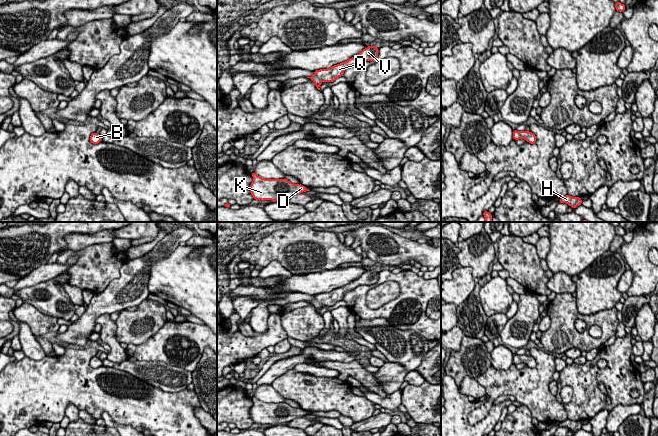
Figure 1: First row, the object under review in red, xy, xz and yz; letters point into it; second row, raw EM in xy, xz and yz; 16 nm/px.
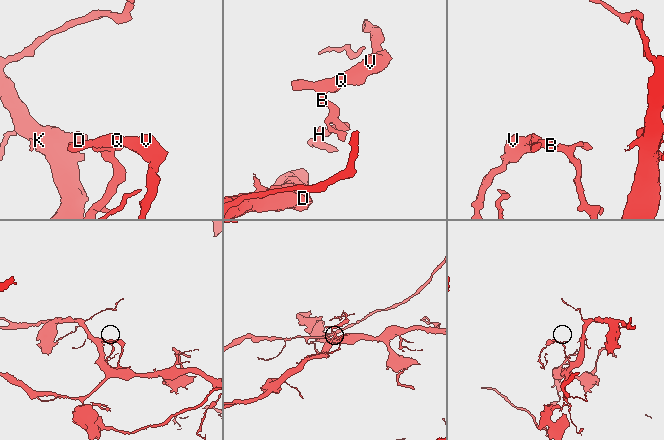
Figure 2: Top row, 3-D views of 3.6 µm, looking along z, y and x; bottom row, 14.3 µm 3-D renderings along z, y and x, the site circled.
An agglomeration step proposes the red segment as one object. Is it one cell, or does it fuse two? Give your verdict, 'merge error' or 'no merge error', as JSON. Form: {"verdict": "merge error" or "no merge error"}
{"verdict": "no merge error"}

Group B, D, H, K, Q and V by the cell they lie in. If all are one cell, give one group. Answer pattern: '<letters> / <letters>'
B D H K Q V

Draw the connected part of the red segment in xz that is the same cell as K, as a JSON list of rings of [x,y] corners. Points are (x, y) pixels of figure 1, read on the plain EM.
[[[252,396],[253,406],[250,416],[256,424],[271,424],[273,426],[291,422],[296,418],[310,415],[301,408],[294,408],[287,403],[265,403]]]

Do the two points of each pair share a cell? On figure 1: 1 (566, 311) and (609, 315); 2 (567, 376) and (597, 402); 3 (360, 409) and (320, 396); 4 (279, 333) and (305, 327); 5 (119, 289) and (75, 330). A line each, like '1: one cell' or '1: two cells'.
1: one cell
2: one cell
3: one cell
4: two cells
5: one cell

